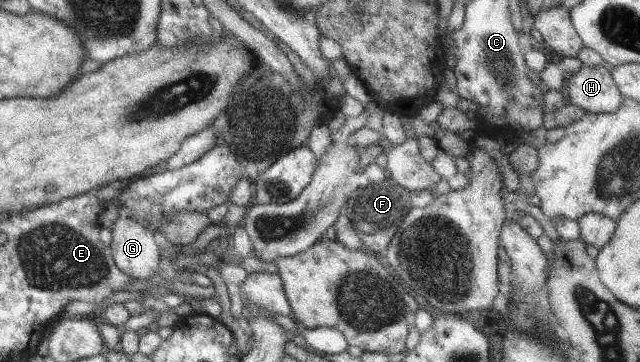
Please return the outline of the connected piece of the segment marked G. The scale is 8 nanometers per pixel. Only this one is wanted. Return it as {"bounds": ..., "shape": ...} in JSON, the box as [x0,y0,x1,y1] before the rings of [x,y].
{"bounds":[109,217,161,280],"shape":[[[117,217],[110,230],[112,240],[109,247],[111,258],[113,263],[117,265],[117,269],[123,271],[131,279],[150,280],[152,277],[159,276],[158,262],[161,250],[155,244],[152,232],[129,217]]]}

